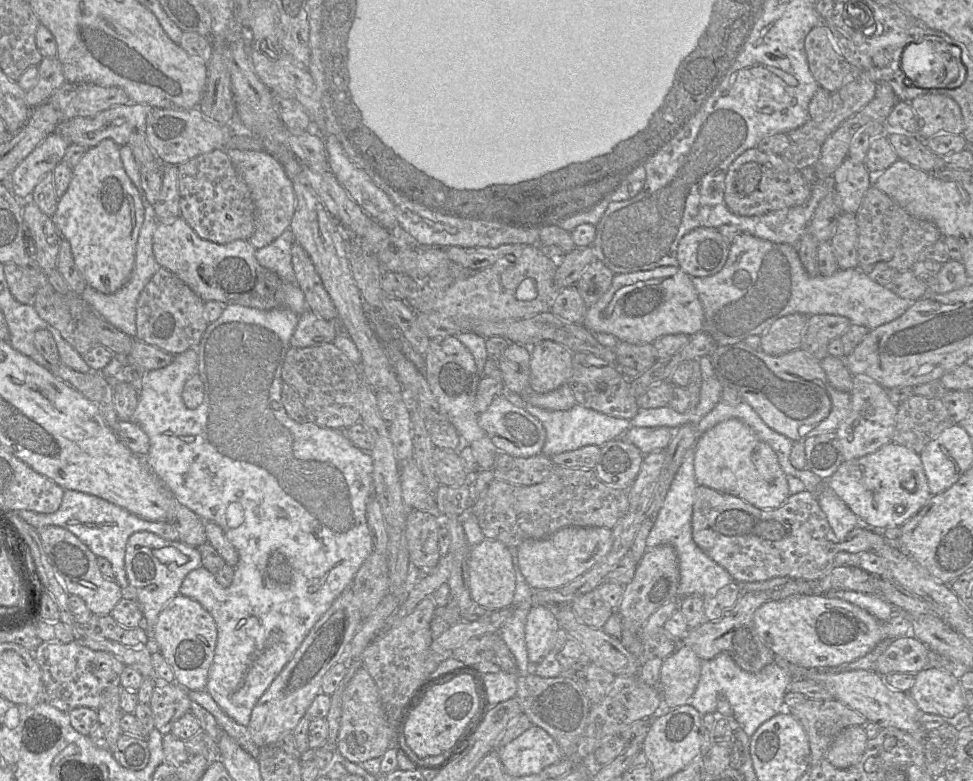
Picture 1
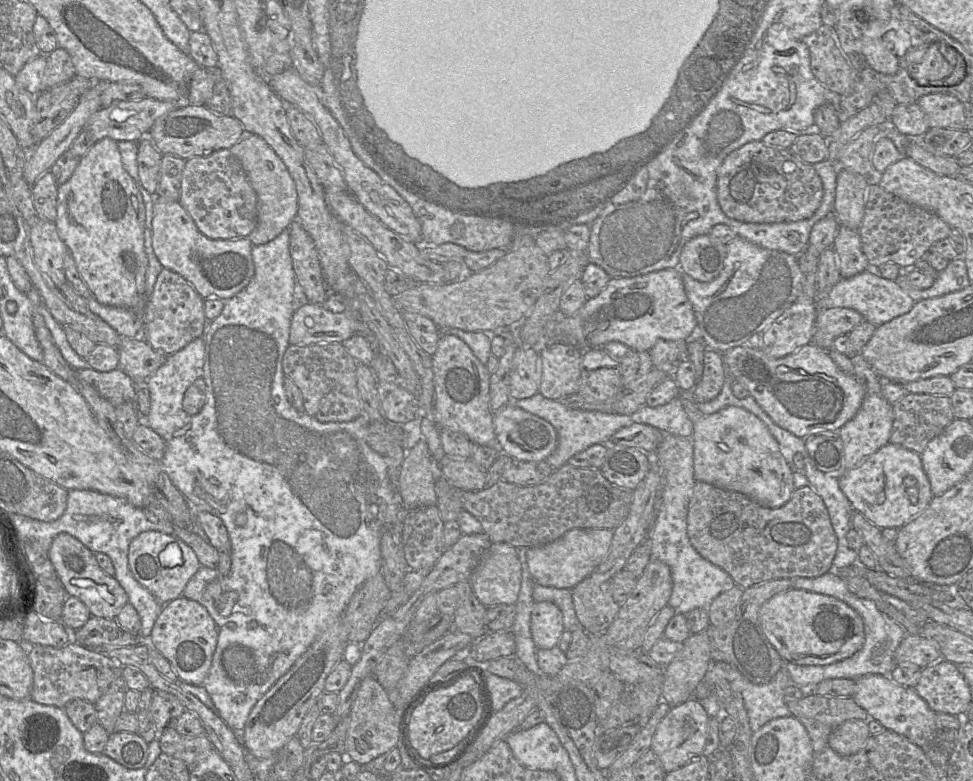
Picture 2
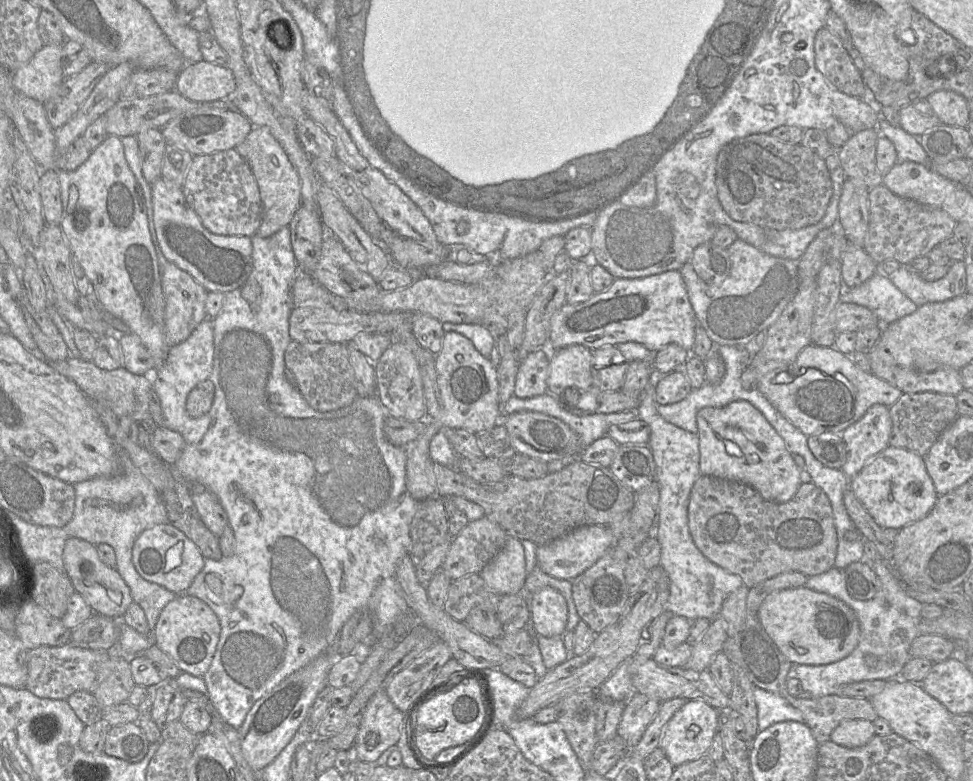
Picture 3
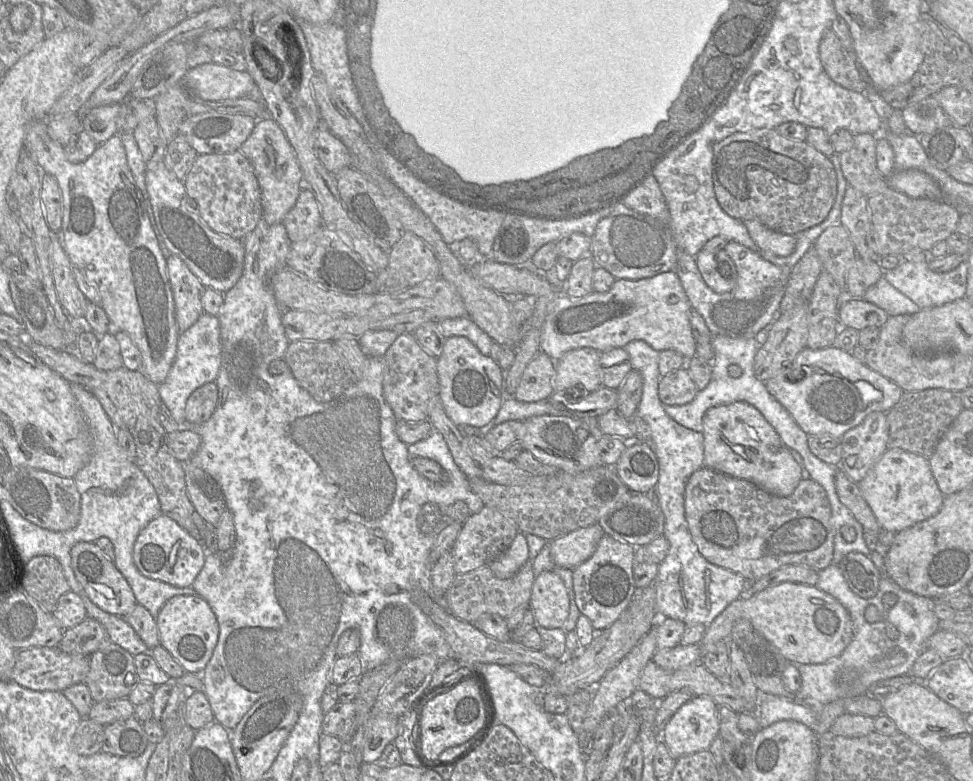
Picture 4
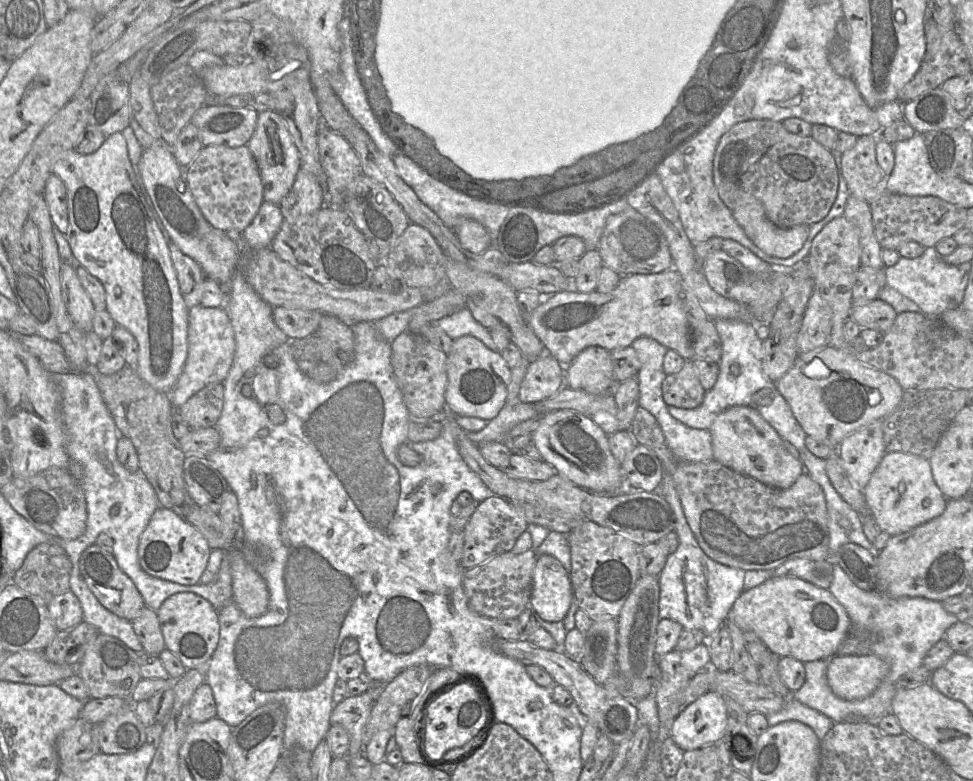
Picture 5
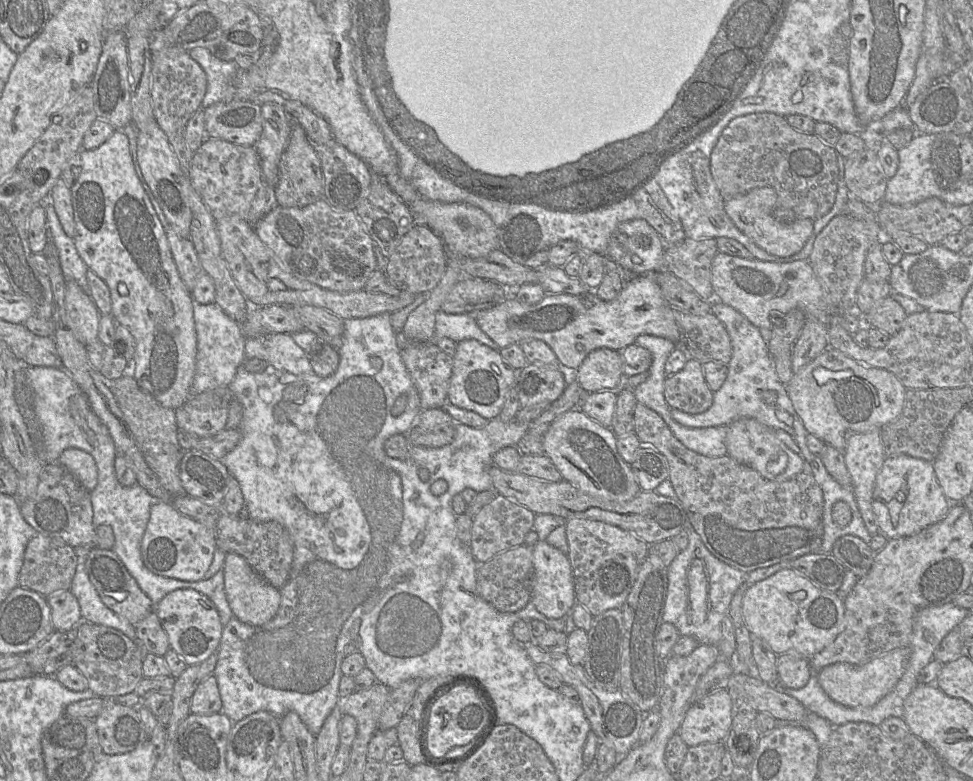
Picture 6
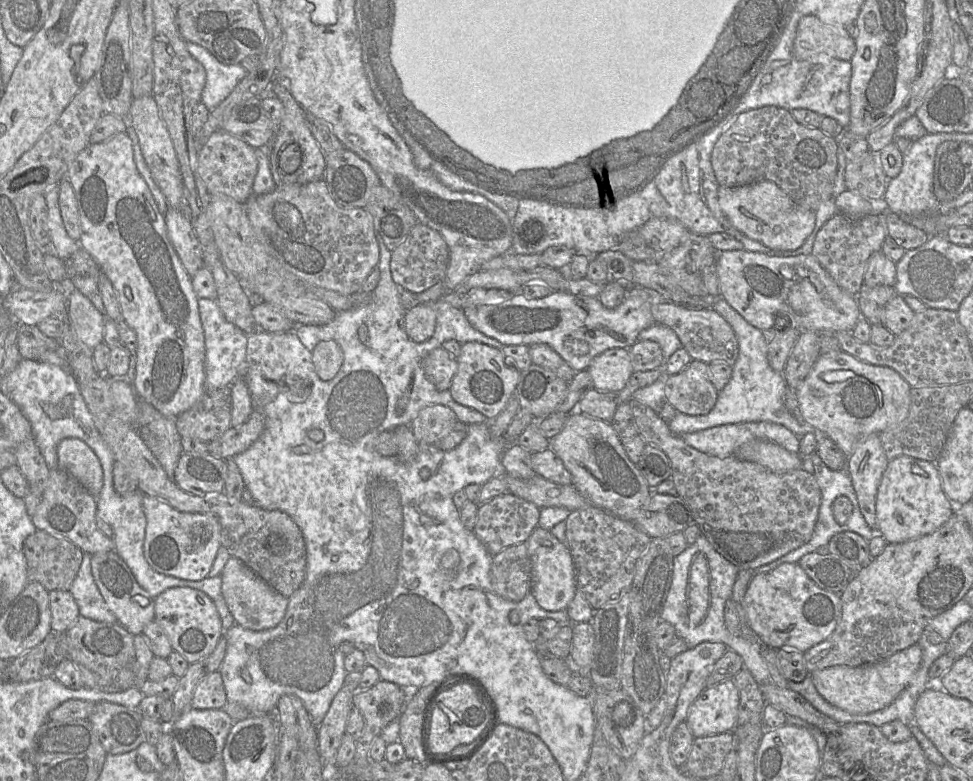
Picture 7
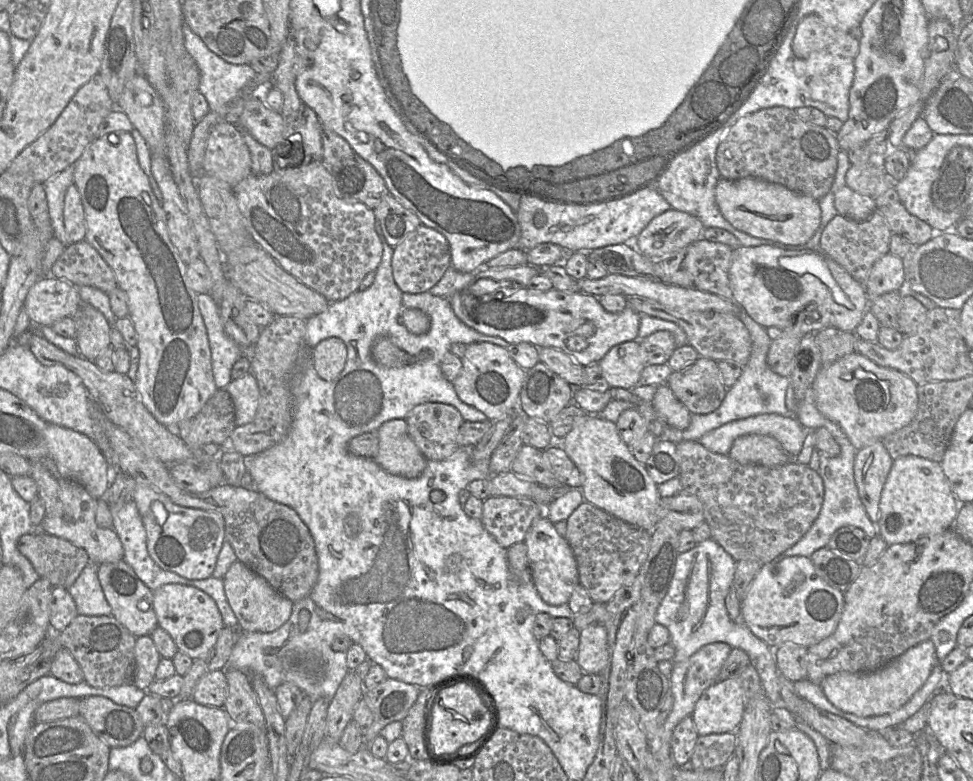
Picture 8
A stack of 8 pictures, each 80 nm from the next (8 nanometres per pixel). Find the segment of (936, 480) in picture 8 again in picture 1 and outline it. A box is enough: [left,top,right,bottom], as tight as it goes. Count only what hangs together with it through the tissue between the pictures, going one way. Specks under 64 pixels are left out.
[824,441,932,531]

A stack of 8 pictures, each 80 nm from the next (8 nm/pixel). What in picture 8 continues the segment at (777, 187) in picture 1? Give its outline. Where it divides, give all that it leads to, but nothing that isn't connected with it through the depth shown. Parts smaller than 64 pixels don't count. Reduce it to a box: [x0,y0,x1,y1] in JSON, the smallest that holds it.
[716,106,841,201]

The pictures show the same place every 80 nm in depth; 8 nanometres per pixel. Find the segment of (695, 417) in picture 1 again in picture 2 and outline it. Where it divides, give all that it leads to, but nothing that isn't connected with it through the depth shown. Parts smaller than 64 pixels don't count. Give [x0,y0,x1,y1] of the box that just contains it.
[693,349,725,403]

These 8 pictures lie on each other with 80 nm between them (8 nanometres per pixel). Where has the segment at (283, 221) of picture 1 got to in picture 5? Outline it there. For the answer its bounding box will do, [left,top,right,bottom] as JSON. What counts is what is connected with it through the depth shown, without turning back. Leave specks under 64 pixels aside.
[246,110,301,206]

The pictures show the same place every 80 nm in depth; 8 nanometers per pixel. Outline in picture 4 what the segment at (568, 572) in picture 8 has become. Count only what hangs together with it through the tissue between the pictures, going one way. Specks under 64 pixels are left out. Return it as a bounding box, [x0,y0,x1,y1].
[530,570,569,628]

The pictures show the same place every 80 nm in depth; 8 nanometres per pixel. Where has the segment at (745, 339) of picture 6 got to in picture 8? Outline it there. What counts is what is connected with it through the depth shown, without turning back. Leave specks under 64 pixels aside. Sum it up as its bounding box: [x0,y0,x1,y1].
[658,309,796,444]

